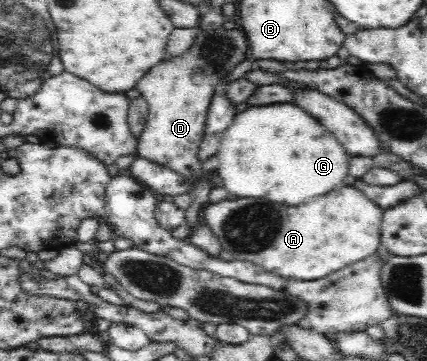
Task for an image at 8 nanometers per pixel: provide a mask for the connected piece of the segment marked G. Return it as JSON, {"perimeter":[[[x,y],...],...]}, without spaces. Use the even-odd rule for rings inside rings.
{"perimeter":[[[292,103],[249,106],[243,113],[235,114],[235,119],[222,135],[217,156],[220,157],[220,163],[215,173],[232,195],[239,198],[268,195],[268,199],[282,199],[286,205],[300,205],[334,189],[349,174],[351,159],[332,132],[328,132],[314,117]]]}

